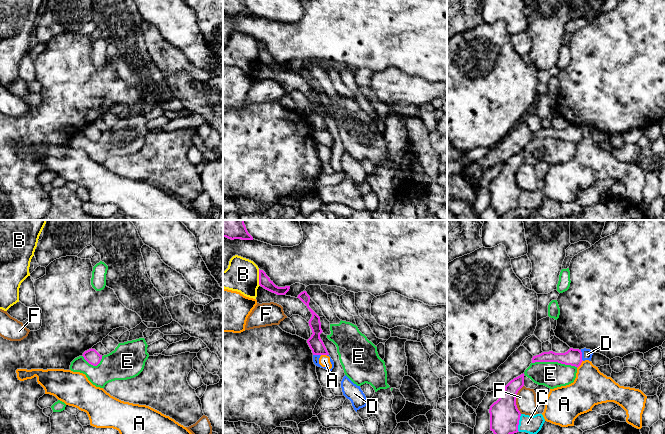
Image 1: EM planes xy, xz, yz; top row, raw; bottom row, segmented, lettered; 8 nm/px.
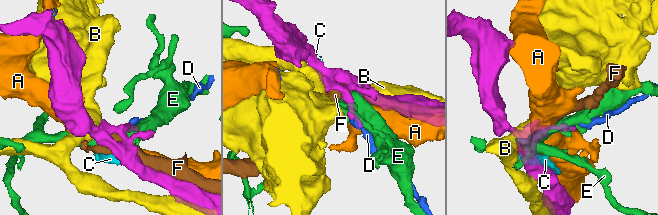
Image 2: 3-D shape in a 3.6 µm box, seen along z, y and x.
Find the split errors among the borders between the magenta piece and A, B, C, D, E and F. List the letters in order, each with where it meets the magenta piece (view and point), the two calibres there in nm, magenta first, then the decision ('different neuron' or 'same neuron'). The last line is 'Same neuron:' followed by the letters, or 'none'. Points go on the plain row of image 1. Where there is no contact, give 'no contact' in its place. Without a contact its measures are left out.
A: yz (580, 140) | 140/280 nm | different neuron
B: xz (259, 53) | 100/280 nm | different neuron
C: yz (518, 199) | 240/140 nm | different neuron
D: yz (581, 131) | 140/80 nm | different neuron
E: yz (555, 137) | 140/200 nm | different neuron
F: yz (515, 175) | 240/160 nm | different neuron
Same neuron: none

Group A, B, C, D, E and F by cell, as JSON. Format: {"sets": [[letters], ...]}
{"sets": [["A", "D"], ["B"], ["C"], ["E"], ["F"]]}

